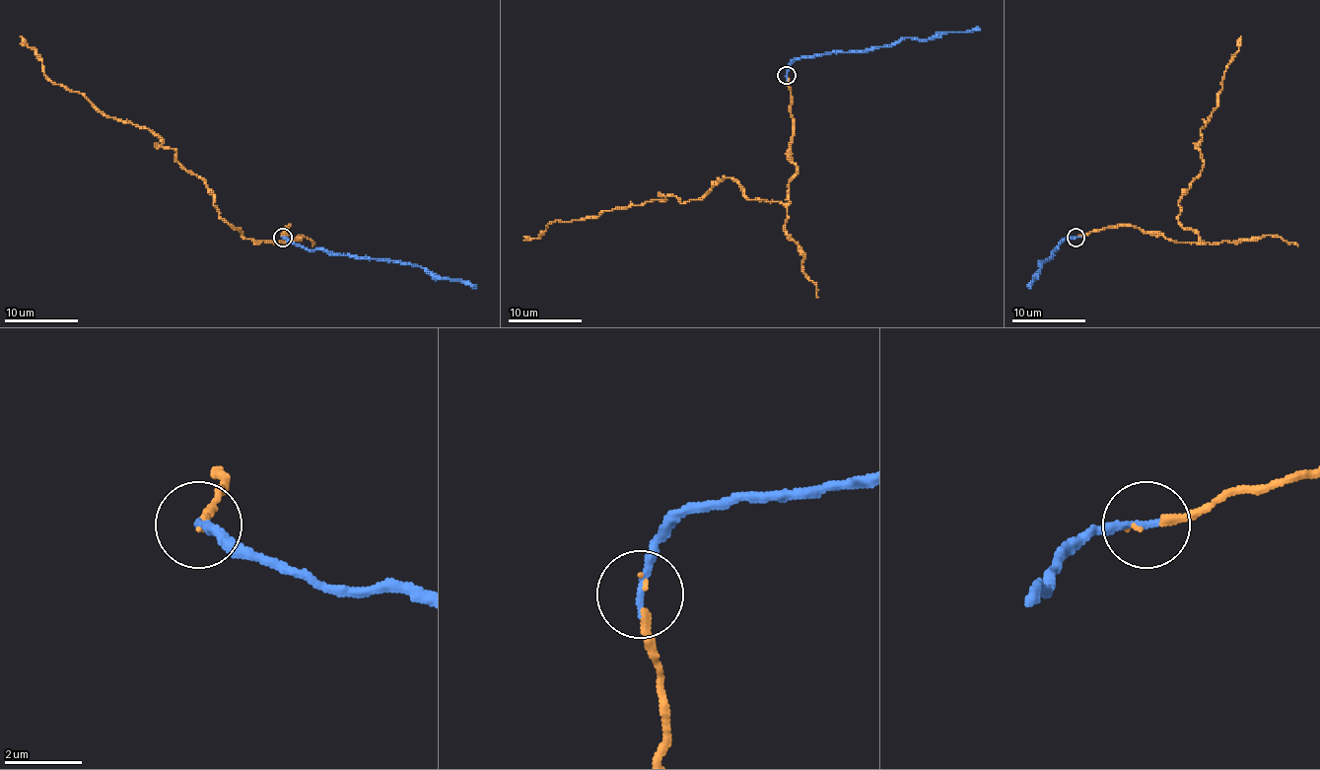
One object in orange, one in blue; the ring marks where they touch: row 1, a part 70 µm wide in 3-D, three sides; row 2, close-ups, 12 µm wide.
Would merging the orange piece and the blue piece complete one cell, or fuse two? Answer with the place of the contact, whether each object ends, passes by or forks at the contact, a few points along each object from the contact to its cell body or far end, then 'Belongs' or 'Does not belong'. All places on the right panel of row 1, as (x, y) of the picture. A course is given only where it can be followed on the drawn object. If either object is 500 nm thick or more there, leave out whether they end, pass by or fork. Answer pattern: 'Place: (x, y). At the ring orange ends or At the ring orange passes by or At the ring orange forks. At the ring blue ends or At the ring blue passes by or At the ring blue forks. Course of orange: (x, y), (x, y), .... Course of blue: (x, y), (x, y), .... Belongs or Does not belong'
Place: (1076, 238). At the ring orange ends. At the ring blue ends. Course of orange: (1075, 239), (1136, 226), (1170, 241), (1204, 243), (1180, 224), (1178, 203), (1200, 174), (1200, 130), (1240, 36). Course of blue: (1075, 237), (1068, 237), (1051, 257), (1038, 264), (1040, 270), (1032, 277), (1031, 288). Belongs

